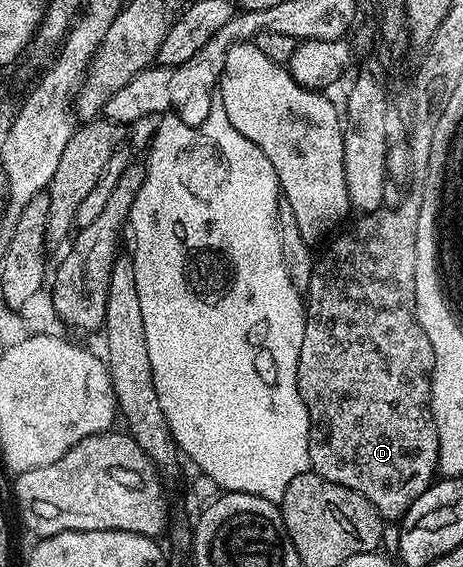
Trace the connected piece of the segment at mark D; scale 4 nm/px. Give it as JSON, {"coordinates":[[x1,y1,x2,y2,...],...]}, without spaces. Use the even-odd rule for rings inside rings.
{"coordinates":[[415,194,411,202,401,200,396,206,360,213,359,219,352,224,351,230,345,231,344,234,336,233,330,239,331,247,323,255,315,258,313,276,305,292,307,323,301,344,301,356,297,364,297,384,301,392,301,400,307,406,311,421,311,435,309,436,311,470,322,478,348,486,361,496,365,496,365,500,369,500,369,504,373,504,373,508,377,508,377,512,385,520,402,519,403,513,411,507,413,500,417,500,417,496,421,496,421,492,428,490,432,482,436,481,439,469,439,437,435,427,435,418,431,414,431,373,435,370,435,353,433,344,429,344,429,336,425,336,425,328,421,328,415,315,414,274,417,268,417,255,414,252,414,246,417,240,420,208,419,194]]}

